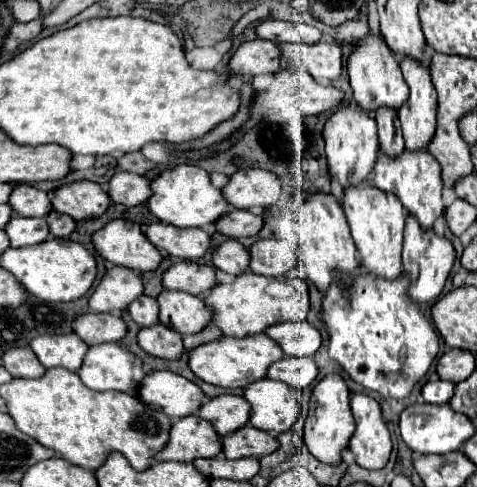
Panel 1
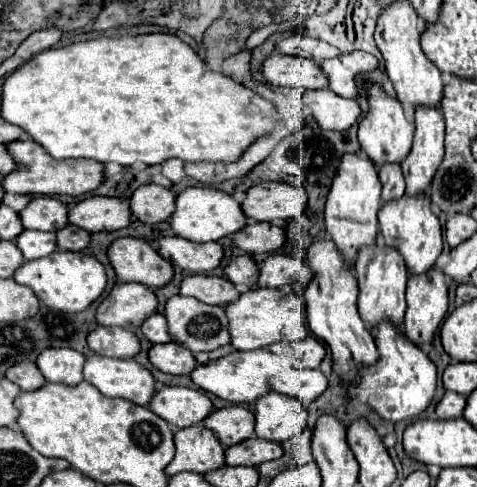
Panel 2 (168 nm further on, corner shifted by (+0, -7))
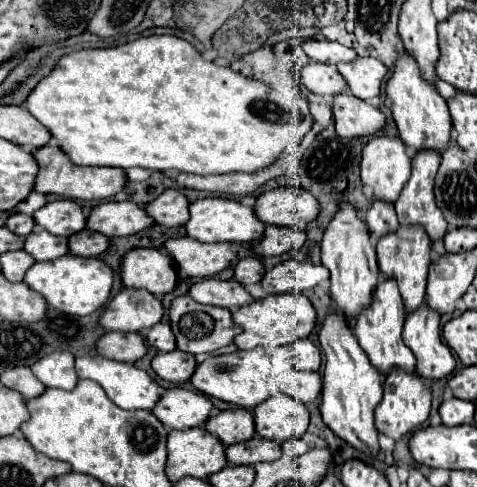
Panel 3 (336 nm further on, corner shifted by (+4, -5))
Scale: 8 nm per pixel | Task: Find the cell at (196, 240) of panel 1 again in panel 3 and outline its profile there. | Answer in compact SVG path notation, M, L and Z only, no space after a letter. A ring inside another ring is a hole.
M190 236L170 238L164 250L188 278L212 278L236 260L230 244L202 244Z

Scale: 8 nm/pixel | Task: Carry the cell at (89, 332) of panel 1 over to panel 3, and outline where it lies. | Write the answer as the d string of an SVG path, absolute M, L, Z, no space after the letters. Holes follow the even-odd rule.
M106 332L98 344L96 352L104 358L118 360L118 362L136 362L146 356L148 348L140 334L132 332Z

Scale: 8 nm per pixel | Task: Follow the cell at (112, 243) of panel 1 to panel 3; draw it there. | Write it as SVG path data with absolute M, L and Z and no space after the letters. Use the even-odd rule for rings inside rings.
M136 248L122 260L122 282L126 288L144 288L162 296L176 288L178 276L172 258L164 250Z

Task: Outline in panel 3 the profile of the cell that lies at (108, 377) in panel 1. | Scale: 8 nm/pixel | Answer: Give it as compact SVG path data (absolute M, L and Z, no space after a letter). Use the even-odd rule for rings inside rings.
M80 356L76 358L76 374L78 378L88 378L98 382L104 388L106 396L124 410L138 410L138 408L152 410L154 404L160 400L160 386L156 384L156 380L148 372L136 368L134 364L108 360L104 356Z

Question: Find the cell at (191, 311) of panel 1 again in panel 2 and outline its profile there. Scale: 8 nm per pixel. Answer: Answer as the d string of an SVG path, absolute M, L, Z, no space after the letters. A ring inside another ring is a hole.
M172 296L168 302L166 302L166 308L164 308L164 316L166 316L166 322L168 322L168 332L170 332L170 338L182 346L186 346L188 350L192 350L194 354L196 352L210 352L210 350L216 350L224 344L230 342L230 334L228 334L228 320L226 320L226 314L224 314L224 308L220 306L208 306L196 298L184 298L184 296Z

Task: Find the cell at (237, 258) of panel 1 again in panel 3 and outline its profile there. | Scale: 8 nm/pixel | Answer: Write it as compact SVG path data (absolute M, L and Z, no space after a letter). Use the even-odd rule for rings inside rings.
M242 258L238 260L238 264L234 266L234 278L240 282L240 284L256 284L262 280L264 276L264 264L258 260L258 258Z

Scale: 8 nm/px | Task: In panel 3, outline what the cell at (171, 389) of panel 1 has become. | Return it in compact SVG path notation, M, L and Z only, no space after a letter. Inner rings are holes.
M170 388L152 412L164 426L172 430L182 430L204 424L210 416L210 410L212 402L208 396L186 388Z

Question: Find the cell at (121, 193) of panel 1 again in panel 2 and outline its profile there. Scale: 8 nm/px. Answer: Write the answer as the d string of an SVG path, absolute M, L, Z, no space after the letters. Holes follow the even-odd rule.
M142 184L130 196L130 212L146 224L168 220L174 208L176 194L158 184Z

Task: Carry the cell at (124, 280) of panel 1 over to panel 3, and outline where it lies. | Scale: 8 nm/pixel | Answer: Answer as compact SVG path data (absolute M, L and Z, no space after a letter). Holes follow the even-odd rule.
M124 288L118 292L104 314L100 316L100 324L104 330L122 330L122 332L140 332L158 324L164 316L164 306L160 298L146 290Z

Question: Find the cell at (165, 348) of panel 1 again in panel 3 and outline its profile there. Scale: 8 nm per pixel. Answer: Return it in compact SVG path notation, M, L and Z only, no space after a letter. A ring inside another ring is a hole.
M180 350L174 352L158 352L152 360L152 370L168 382L182 384L188 382L190 376L194 374L196 360L192 354L184 354Z

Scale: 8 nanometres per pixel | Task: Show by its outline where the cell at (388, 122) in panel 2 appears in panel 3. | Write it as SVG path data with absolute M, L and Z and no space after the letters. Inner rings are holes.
M392 136L372 138L362 152L362 186L372 188L372 198L396 204L410 178L410 156Z

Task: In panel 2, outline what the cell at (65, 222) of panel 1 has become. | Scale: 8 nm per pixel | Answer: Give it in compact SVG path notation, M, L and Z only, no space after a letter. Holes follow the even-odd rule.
M68 224L56 232L56 244L60 250L72 250L72 252L82 250L88 244L88 240L90 240L90 234L74 224Z

